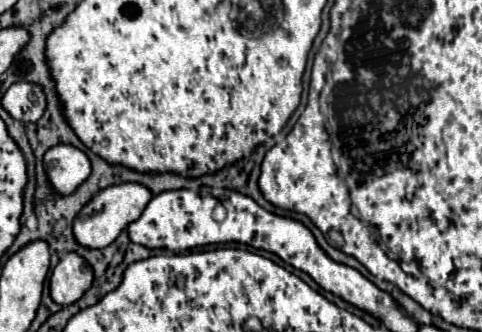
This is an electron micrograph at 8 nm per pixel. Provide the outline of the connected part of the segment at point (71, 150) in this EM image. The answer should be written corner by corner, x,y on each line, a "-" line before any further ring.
72,144
52,146
52,150
44,154
44,168
52,188
60,194
76,190
76,186
80,186
92,172
88,156

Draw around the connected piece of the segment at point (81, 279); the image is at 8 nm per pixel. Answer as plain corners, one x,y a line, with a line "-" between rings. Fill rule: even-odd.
64,254
50,276
50,296
60,306
70,306
92,286
94,270
78,254

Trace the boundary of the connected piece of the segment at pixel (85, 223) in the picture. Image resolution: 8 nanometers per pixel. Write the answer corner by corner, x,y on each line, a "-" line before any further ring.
124,182
120,186
108,186
100,190
100,194
96,194
96,198
92,198
92,202
88,202
80,210
80,214
74,218
76,240
86,248
104,248
112,244
128,224
140,218
150,198
152,198
152,192
144,184
138,184
138,182

